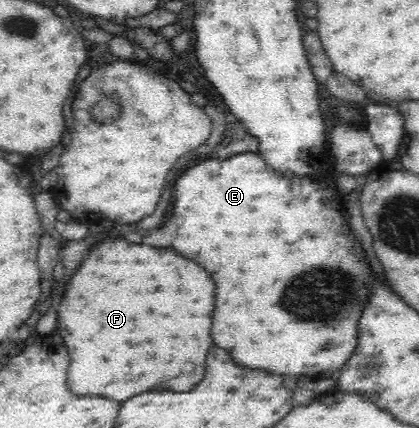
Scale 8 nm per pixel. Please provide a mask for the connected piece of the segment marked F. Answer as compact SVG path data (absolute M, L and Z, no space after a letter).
M106 241L104 245L98 245L92 255L82 263L82 267L78 269L78 273L72 277L70 285L68 285L68 293L64 297L64 301L60 303L60 311L58 311L58 331L64 337L64 343L70 349L70 369L68 369L68 387L72 393L76 395L88 395L88 393L96 393L96 395L104 395L116 401L126 401L138 393L144 391L190 391L192 387L196 387L196 383L200 383L200 379L204 379L204 371L206 371L206 355L212 347L212 311L214 311L216 299L214 299L214 283L208 277L208 273L194 261L180 257L174 249L154 249L154 247L146 247L146 245L128 245L124 241L116 241L110 243Z

